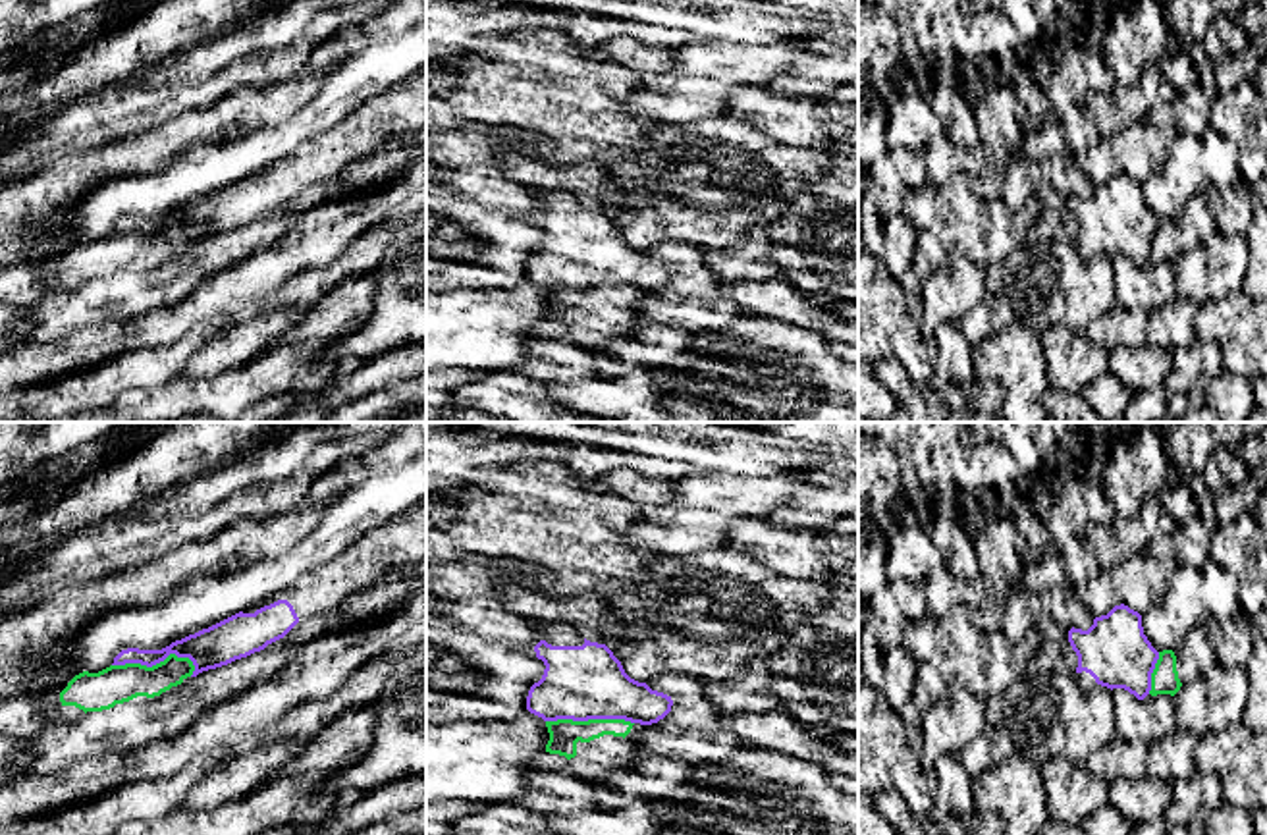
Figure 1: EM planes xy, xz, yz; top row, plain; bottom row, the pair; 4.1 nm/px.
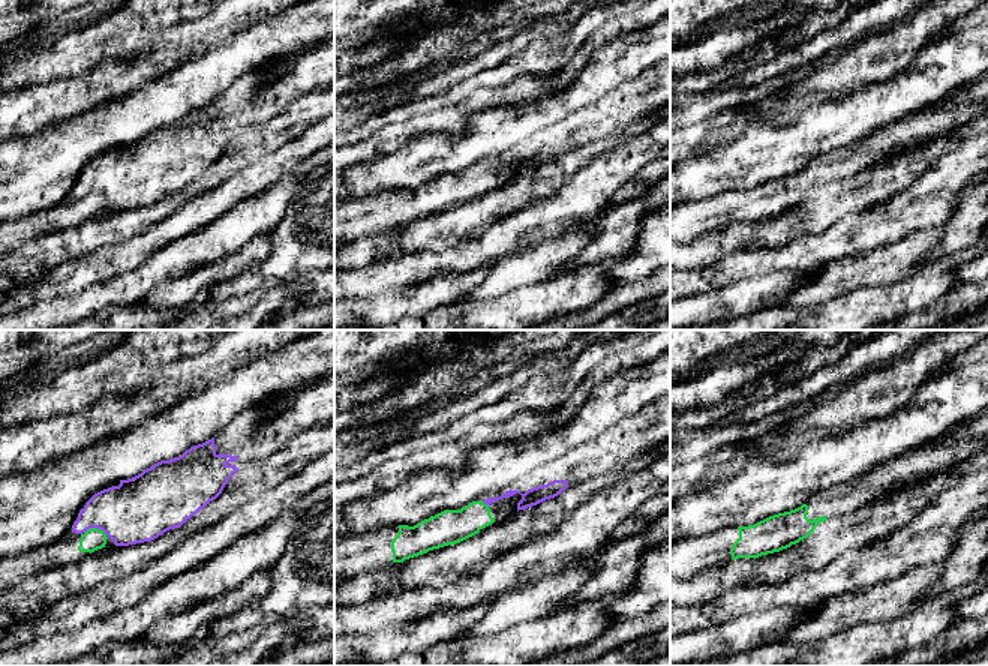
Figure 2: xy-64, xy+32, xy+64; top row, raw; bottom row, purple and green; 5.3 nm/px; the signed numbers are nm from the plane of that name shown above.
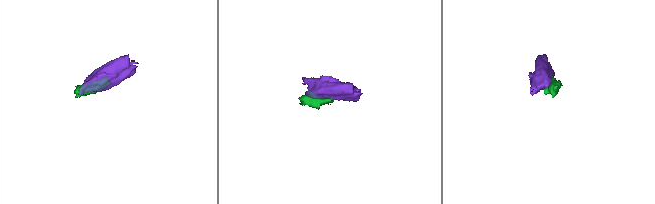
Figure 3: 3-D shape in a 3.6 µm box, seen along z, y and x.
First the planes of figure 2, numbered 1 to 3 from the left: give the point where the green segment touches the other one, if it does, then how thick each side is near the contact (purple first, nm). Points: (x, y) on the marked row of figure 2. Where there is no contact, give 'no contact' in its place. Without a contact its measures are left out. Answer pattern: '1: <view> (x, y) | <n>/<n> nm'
1: xy-64 (96, 527) | 340/120 nm
2: xy+32 (486, 503) | 90/190 nm
3: no contact

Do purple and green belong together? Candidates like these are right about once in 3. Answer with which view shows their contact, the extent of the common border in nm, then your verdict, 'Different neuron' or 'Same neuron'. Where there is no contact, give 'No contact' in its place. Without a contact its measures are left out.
Touches purple in xy. Shared border 360 nm. Different neuron

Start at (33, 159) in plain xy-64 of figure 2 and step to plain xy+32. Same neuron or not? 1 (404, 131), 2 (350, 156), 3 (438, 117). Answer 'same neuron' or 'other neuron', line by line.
1: same neuron
2: same neuron
3: same neuron

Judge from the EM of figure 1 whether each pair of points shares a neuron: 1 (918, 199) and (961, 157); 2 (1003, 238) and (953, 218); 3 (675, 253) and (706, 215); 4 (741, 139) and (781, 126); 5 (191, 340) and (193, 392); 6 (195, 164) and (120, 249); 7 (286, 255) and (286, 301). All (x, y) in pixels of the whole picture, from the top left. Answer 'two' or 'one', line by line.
1: two
2: one
3: two
4: two
5: two
6: two
7: two

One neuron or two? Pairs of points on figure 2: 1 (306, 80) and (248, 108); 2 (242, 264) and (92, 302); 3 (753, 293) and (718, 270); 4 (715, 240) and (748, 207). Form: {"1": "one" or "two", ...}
{"1": "one", "2": "two", "3": "two", "4": "two"}

